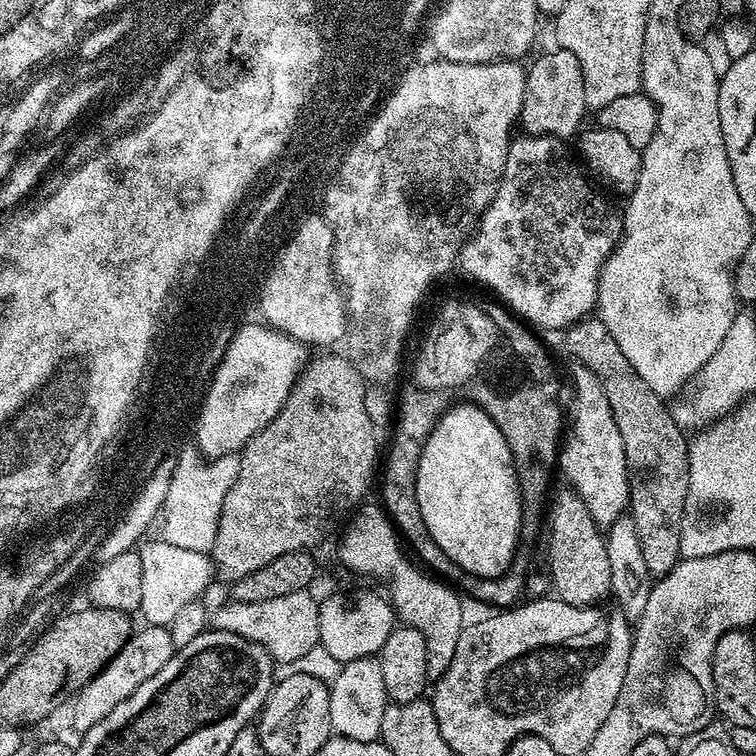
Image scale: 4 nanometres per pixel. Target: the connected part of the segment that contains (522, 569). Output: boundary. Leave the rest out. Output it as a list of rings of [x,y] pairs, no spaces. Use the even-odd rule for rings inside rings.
[[[417,386],[409,387],[398,396],[398,402],[404,405],[404,416],[394,416],[396,429],[392,432],[392,445],[388,448],[388,457],[385,460],[383,457],[382,460],[384,481],[380,484],[380,496],[384,500],[380,500],[384,511],[406,544],[406,539],[408,539],[409,546],[433,569],[428,568],[449,581],[456,580],[455,587],[465,597],[473,596],[474,599],[481,600],[484,604],[492,604],[495,600],[519,601],[521,599],[519,596],[524,592],[524,575],[528,572],[528,560],[524,554],[517,555],[507,572],[495,576],[492,580],[482,580],[479,576],[471,576],[468,572],[461,570],[457,564],[450,562],[450,558],[446,558],[446,554],[442,554],[438,542],[434,542],[434,538],[430,538],[430,530],[426,530],[426,522],[422,522],[422,510],[418,510],[418,490],[416,489],[418,462],[422,458],[422,450],[426,446],[428,435],[436,429],[436,423],[440,421],[442,413],[445,411],[446,403],[444,404],[443,400],[445,397],[439,392],[424,391]]]

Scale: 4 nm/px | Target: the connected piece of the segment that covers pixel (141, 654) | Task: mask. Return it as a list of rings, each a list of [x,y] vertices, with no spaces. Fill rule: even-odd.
[[[144,626],[141,629],[141,632],[140,629],[133,631],[126,646],[118,650],[113,660],[85,688],[75,693],[71,704],[73,703],[72,724],[77,728],[77,733],[86,733],[92,726],[102,722],[102,718],[106,718],[106,714],[110,714],[110,710],[114,710],[118,702],[126,702],[126,698],[130,698],[130,694],[134,694],[134,690],[138,690],[142,682],[146,682],[146,678],[154,678],[154,674],[158,674],[158,670],[162,670],[162,666],[170,662],[174,643],[172,644],[172,636],[168,633],[169,629],[164,626]]]

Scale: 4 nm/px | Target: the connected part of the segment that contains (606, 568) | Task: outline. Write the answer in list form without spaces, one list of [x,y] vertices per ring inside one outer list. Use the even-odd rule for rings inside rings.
[[[564,486],[557,496],[555,493],[551,497],[546,528],[549,528],[548,568],[552,571],[552,584],[558,599],[579,608],[591,608],[607,601],[612,590],[608,542],[601,525],[590,518],[586,502],[582,502],[571,487]]]

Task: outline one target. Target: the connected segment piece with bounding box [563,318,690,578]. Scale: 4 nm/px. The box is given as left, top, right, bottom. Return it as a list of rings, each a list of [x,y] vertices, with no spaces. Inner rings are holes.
[[[585,318],[571,324],[563,333],[564,344],[573,357],[573,361],[585,364],[602,382],[602,390],[606,394],[606,402],[610,402],[610,410],[614,414],[614,422],[618,422],[618,434],[622,434],[622,446],[626,450],[626,470],[628,471],[628,512],[634,522],[634,530],[638,530],[638,546],[642,546],[642,558],[646,561],[646,570],[650,570],[653,578],[659,578],[681,560],[680,531],[684,521],[684,508],[688,505],[688,487],[690,486],[690,466],[688,465],[689,437],[684,437],[678,421],[672,417],[667,408],[665,397],[660,396],[626,362],[626,354],[618,350],[618,342],[614,342],[614,334],[606,330],[606,326],[598,318]]]

